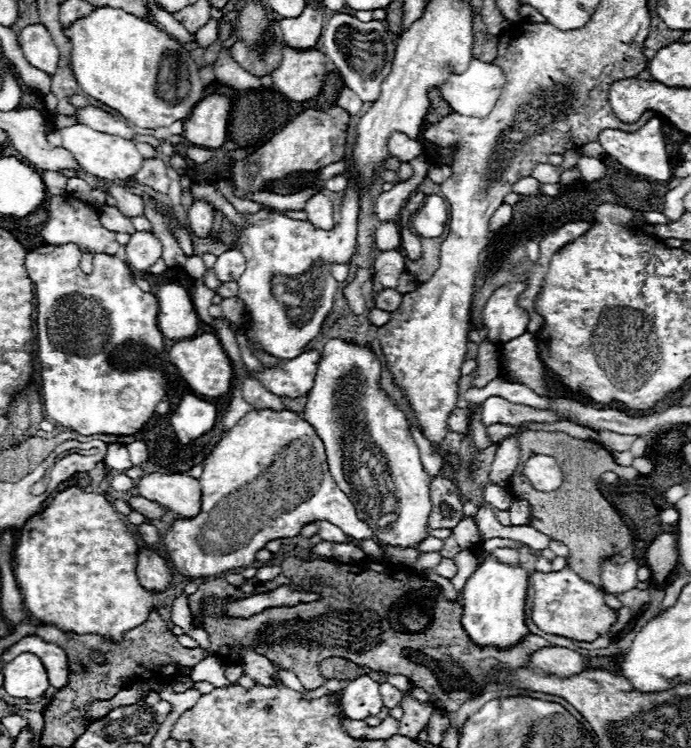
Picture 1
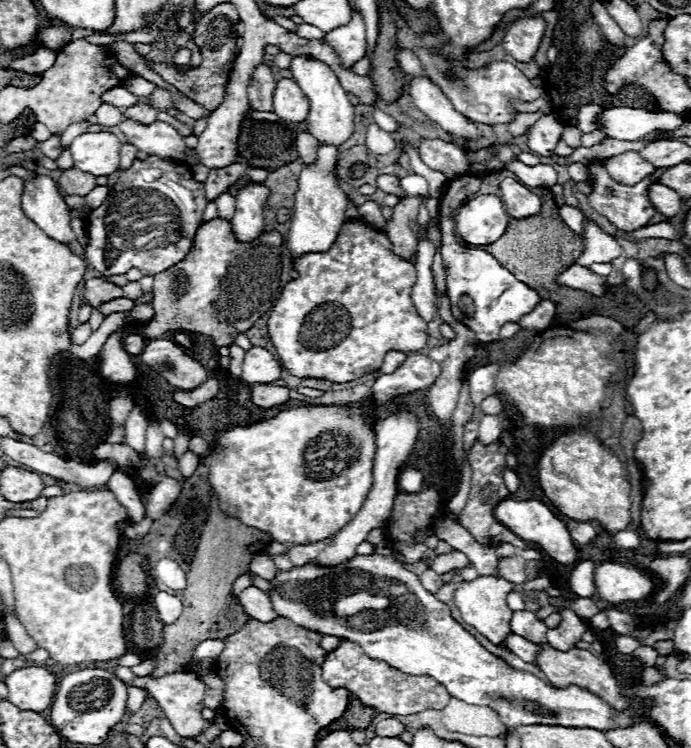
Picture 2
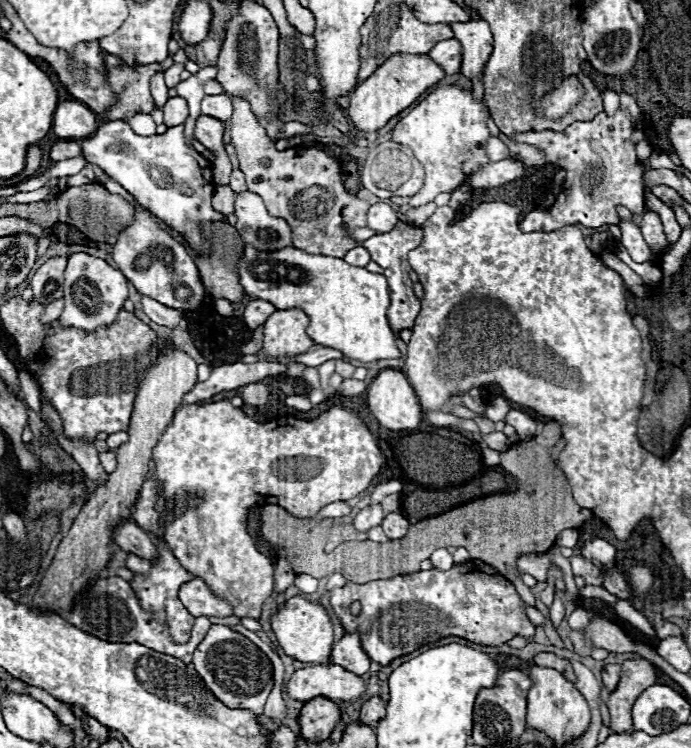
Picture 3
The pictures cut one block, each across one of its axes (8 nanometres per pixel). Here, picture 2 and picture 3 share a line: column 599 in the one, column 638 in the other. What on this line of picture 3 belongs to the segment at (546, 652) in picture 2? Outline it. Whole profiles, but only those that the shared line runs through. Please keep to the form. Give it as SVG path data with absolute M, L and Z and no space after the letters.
M638 658L638 660L626 660L622 664L620 682L606 702L610 710L612 732L634 732L630 716L632 704L640 696L640 692L652 684L656 684L656 668L652 666L652 662Z

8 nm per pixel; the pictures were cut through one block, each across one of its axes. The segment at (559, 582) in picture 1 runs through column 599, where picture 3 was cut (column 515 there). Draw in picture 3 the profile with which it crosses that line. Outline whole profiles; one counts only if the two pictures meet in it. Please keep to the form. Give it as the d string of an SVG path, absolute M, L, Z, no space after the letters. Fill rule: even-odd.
M468 560L454 564L450 570L420 570L412 574L392 576L384 580L372 580L366 584L354 584L346 582L342 588L334 588L330 594L330 606L336 612L340 624L348 632L360 632L360 644L368 658L380 666L388 666L394 658L400 658L404 654L410 654L418 650L422 644L436 642L438 638L446 636L460 636L476 644L484 646L500 646L516 636L524 636L528 642L534 636L534 624L526 616L526 608L522 598L518 596L512 582L508 582L504 576L496 572L490 564L482 560ZM358 600L362 604L362 610L358 616L350 612L350 604Z

